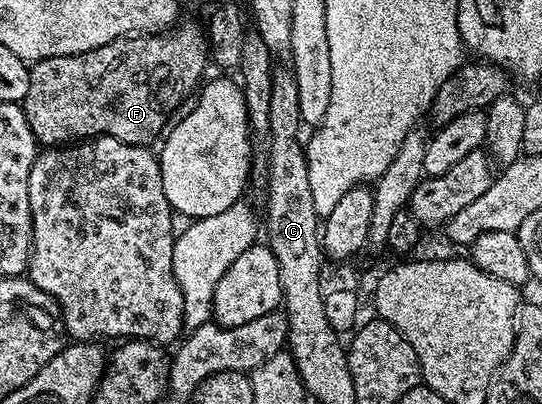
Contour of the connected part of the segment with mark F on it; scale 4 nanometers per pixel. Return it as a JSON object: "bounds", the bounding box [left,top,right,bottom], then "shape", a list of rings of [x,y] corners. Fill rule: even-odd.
{"bounds":[21,22,209,148],"shape":[[[186,22],[176,26],[166,33],[115,39],[112,43],[106,43],[97,49],[86,51],[80,55],[58,55],[57,57],[40,59],[39,62],[30,64],[29,93],[25,93],[21,106],[25,117],[29,121],[29,129],[35,134],[36,144],[42,145],[44,148],[58,147],[60,145],[70,144],[72,141],[90,139],[97,135],[112,135],[113,138],[119,139],[123,143],[132,143],[138,147],[147,147],[151,145],[151,142],[153,142],[155,138],[158,140],[160,136],[164,134],[165,128],[168,126],[167,118],[178,109],[179,102],[181,102],[191,90],[194,92],[196,88],[200,86],[201,80],[204,78],[203,70],[209,67],[209,44],[204,28],[202,26],[198,27],[195,23],[185,23]]]}

